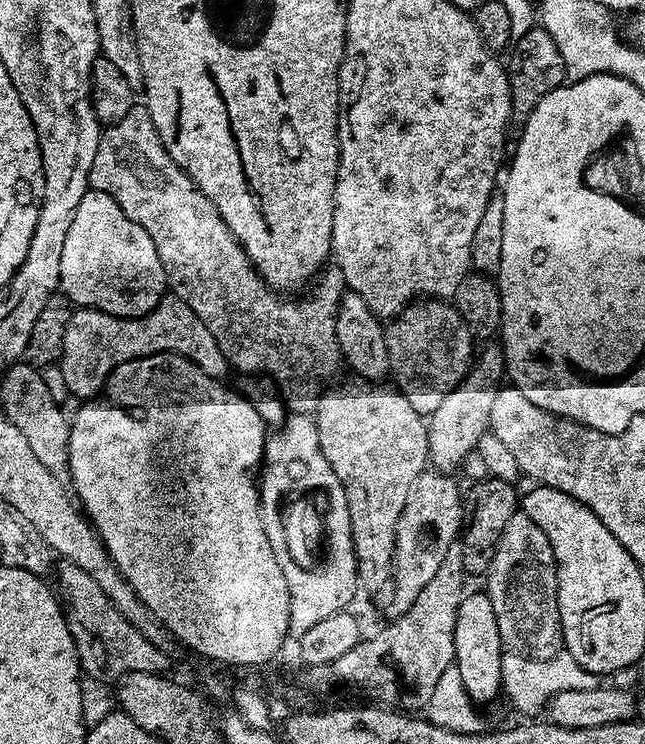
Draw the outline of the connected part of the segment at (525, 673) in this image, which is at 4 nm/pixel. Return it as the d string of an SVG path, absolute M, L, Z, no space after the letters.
M560 650L549 657L530 659L528 656L518 655L516 652L503 653L502 656L502 682L503 689L512 700L515 708L528 718L534 716L549 705L551 698L560 692L568 690L588 690L597 687L597 676L591 669L584 668L572 653Z

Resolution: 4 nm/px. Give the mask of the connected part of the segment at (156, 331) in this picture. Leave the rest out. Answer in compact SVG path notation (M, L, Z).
M176 298L165 304L155 316L147 316L145 320L128 320L101 308L73 307L55 363L60 365L62 378L66 378L67 391L83 394L96 388L110 368L122 358L155 348L185 348L205 358L215 357L218 352L214 329L200 317L198 310Z

